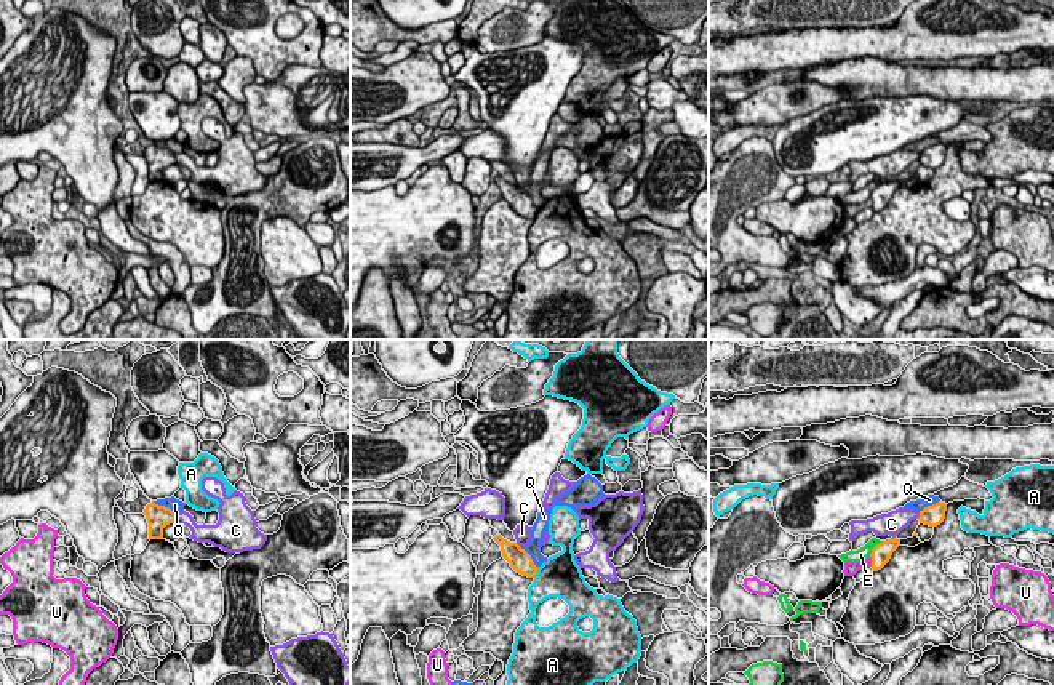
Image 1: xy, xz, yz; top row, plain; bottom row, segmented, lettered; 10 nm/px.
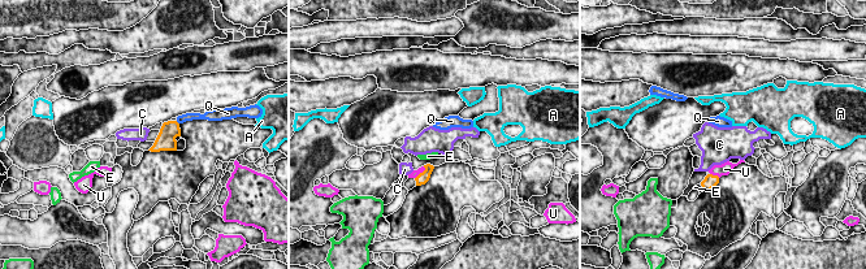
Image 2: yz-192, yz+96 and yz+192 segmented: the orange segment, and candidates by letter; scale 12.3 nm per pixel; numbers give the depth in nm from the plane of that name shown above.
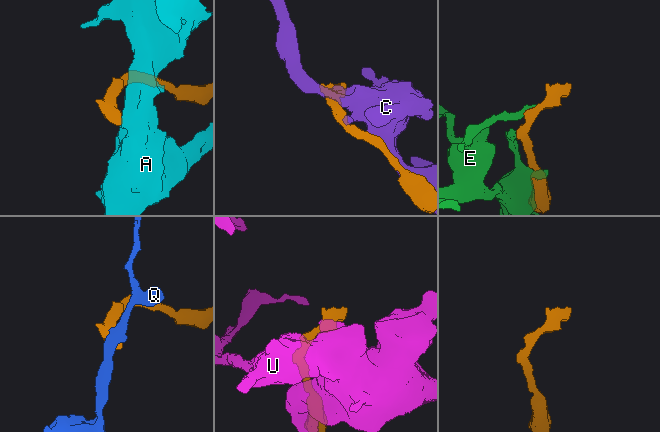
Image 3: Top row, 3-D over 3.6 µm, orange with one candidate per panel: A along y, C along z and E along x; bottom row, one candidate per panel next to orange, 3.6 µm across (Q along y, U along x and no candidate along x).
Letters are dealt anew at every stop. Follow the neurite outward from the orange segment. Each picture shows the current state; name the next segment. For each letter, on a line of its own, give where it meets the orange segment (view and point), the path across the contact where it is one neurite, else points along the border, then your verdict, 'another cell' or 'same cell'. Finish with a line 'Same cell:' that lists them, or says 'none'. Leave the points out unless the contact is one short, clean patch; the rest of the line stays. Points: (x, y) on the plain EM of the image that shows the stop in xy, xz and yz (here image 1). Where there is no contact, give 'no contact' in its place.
A: xz (536, 213) | along xz (538, 208), (533, 218) | another cell
C: xy (175, 159) | another cell
E: yz (874, 189) | another cell
Q: xy (163, 148) | along xy (152, 143), (168, 148), (175, 154) | another cell
U: yz (872, 202) | along yz (870, 197), (872, 207) | another cell
Same cell: none

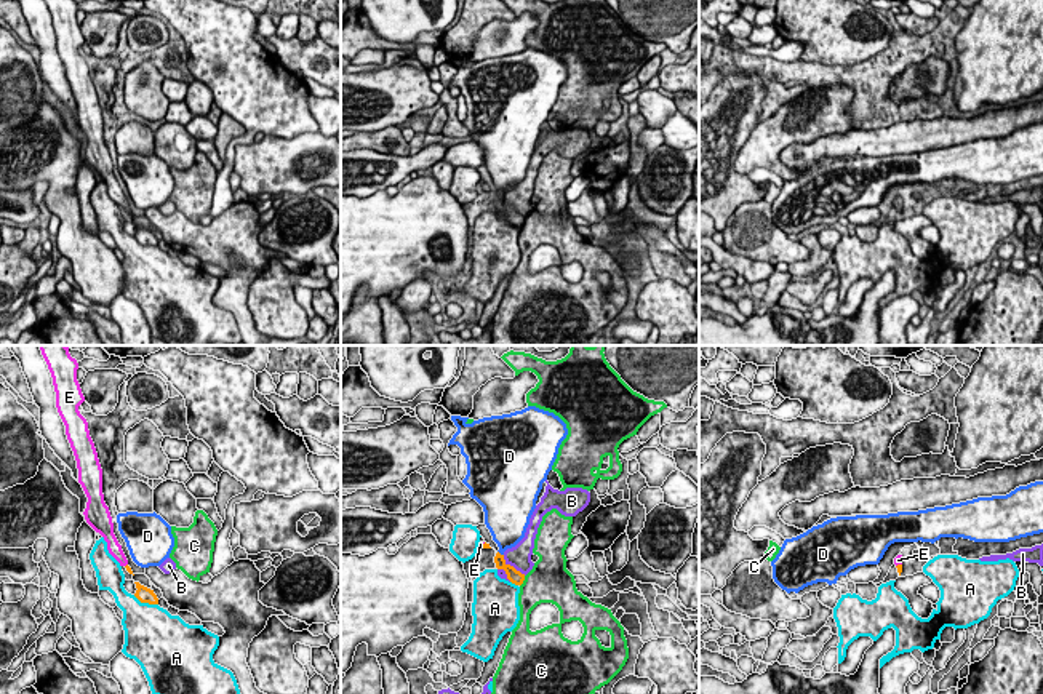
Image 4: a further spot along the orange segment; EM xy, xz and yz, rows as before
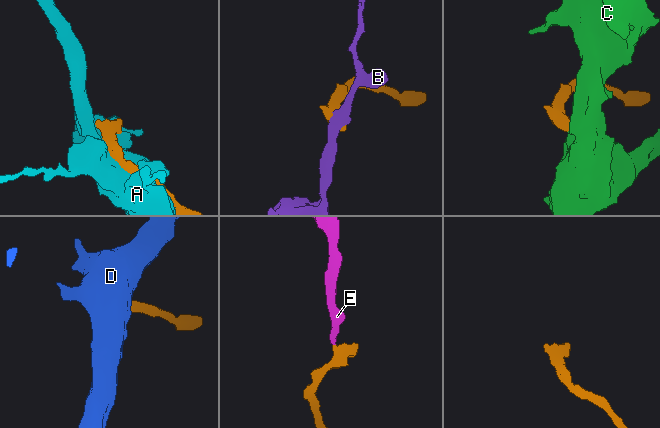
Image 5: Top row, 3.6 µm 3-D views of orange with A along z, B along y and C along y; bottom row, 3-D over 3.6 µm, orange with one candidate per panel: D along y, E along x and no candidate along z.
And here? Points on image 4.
A: xy (146, 243) | another cell
B: xz (512, 208) | along xz (503, 197), (507, 205), (525, 216) | another cell
C: xz (523, 221) | along xz (525, 218), (520, 227) | another cell
D: xz (499, 195) | another cell
E: yz (898, 207) | across yz (899, 208), (898, 207), (898, 202) | same cell
Same cell: E

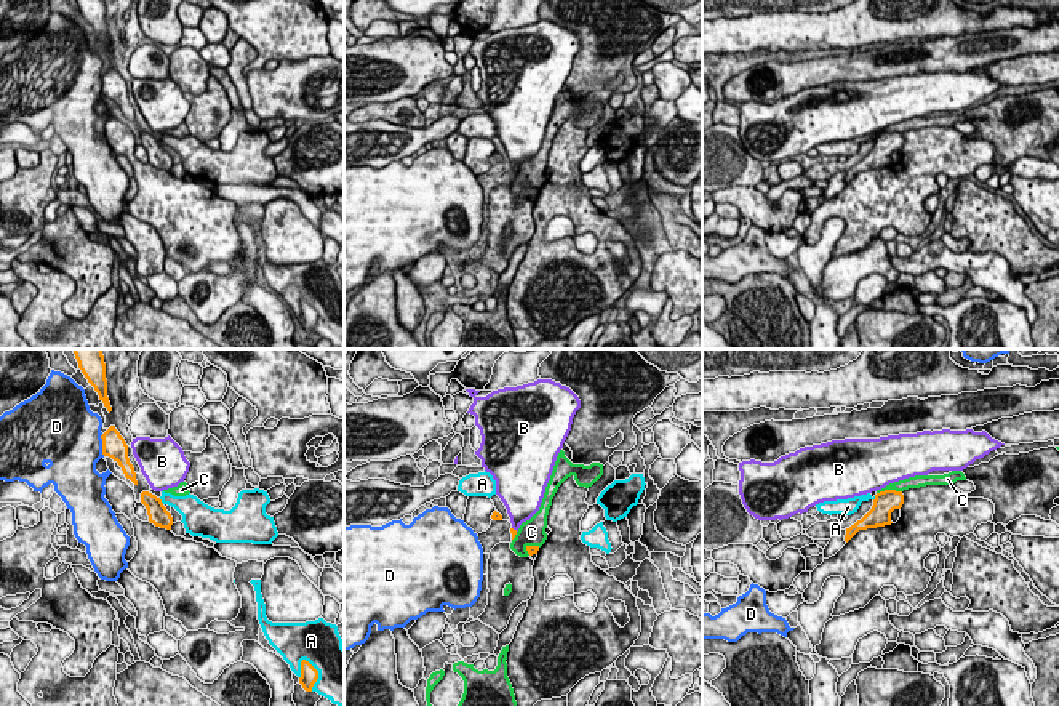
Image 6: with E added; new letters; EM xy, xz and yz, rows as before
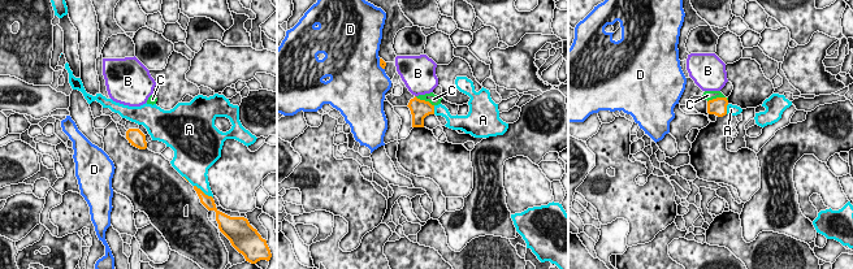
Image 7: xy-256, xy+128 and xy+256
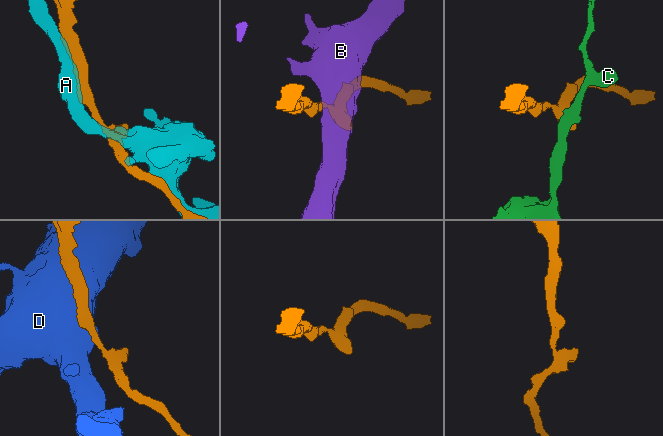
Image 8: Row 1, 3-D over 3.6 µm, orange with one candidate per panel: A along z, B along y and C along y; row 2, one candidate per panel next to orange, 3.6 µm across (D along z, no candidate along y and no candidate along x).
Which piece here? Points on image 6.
A: xy (317, 316) | another cell
B: xz (515, 172) | another cell
C: yz (888, 132) | along yz (901, 132), (880, 132), (877, 135) | another cell
D: xy (103, 87) | along xy (101, 76), (101, 93), (104, 96) | another cell
Same cell: none

